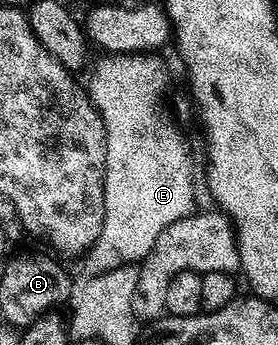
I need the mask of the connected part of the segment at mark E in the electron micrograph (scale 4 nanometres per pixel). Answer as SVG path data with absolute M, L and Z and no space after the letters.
M155 52L108 53L106 56L103 56L105 58L96 64L95 71L93 71L94 66L90 71L90 74L92 73L91 86L89 85L91 101L94 102L99 110L99 115L103 118L105 132L107 133L107 163L105 164L105 176L103 177L103 187L105 188L105 220L103 221L99 238L81 258L85 272L84 275L87 278L93 278L105 272L113 272L114 269L120 269L122 265L142 262L143 257L153 248L157 236L161 236L161 232L165 232L165 228L169 228L169 224L173 224L185 216L196 213L197 210L197 206L195 206L195 170L191 167L191 150L187 147L186 136L179 131L178 124L171 119L171 114L167 111L167 102L163 99L167 94L167 66L158 58L159 56Z

